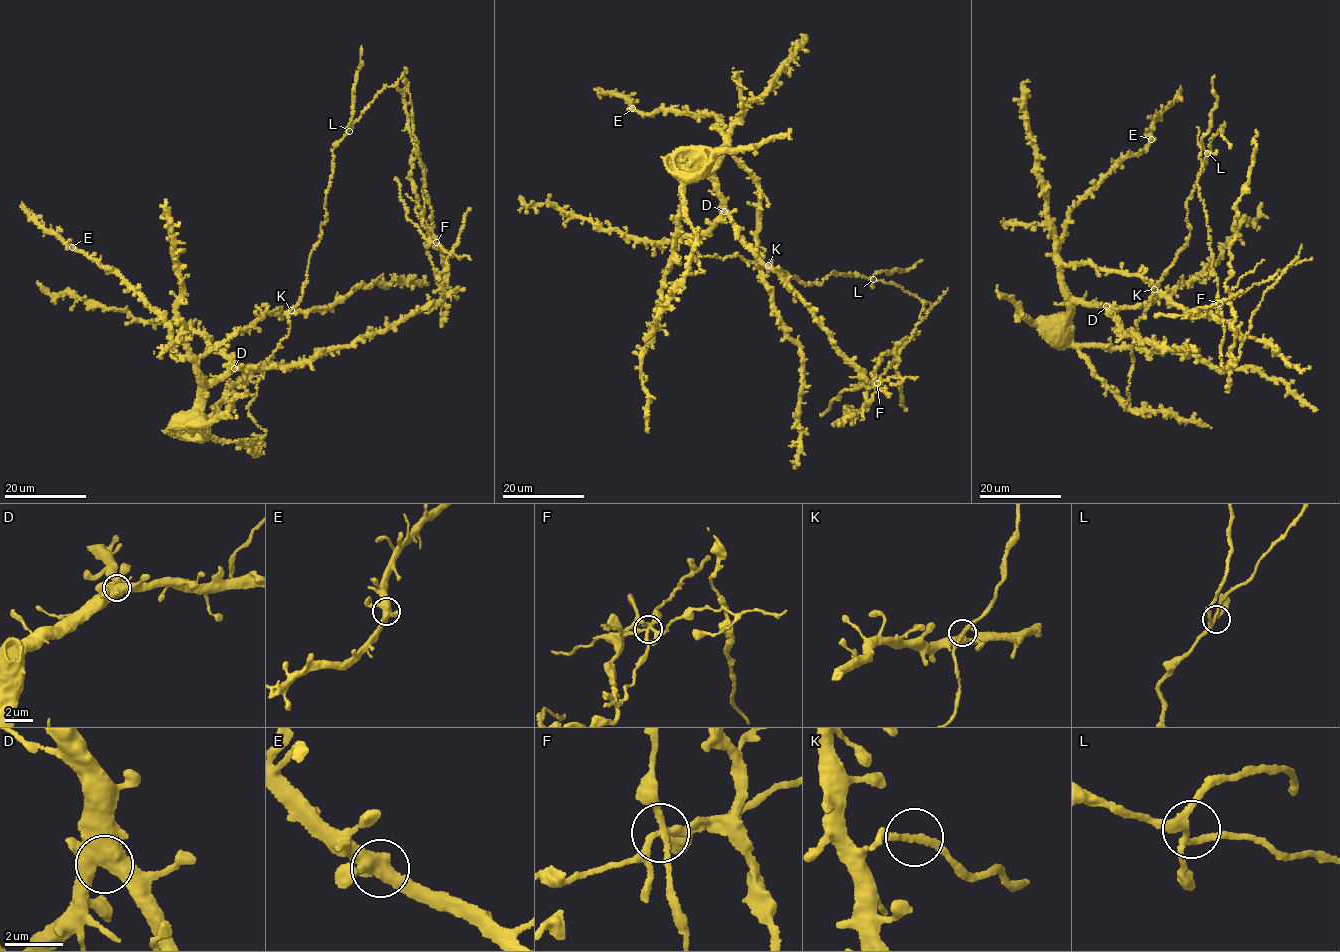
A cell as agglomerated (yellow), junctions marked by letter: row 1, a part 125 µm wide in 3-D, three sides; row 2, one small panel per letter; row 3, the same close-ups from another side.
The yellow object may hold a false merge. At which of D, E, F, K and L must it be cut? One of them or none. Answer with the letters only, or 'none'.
F

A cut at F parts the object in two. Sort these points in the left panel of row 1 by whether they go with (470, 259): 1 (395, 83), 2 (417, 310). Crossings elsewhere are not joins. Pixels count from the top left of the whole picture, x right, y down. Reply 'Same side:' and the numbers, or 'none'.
Same side: none

